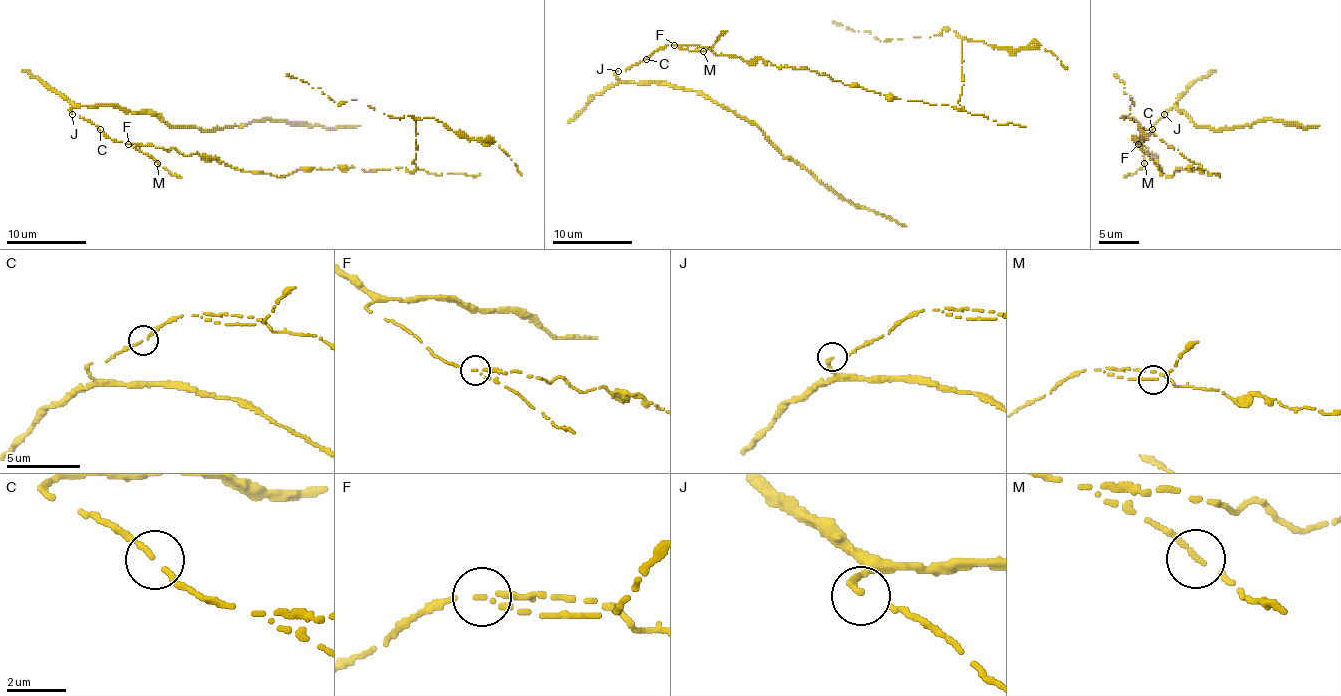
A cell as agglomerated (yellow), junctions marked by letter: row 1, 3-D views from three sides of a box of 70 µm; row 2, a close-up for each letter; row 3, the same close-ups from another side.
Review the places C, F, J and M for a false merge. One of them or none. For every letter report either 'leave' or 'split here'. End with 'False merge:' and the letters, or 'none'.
C: leave
F: split here
J: leave
M: leave
False merge: F

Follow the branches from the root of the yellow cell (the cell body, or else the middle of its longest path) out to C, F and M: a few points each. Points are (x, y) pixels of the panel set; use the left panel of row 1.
C: (207, 155), (183, 155), (173, 147), (167, 151), (153, 145), (115, 141), (100, 129)
F: (207, 155), (183, 155), (173, 147), (167, 151), (163, 147), (127, 143)
M: (207, 155), (183, 155), (173, 147), (167, 151), (153, 145), (135, 147), (157, 163)

